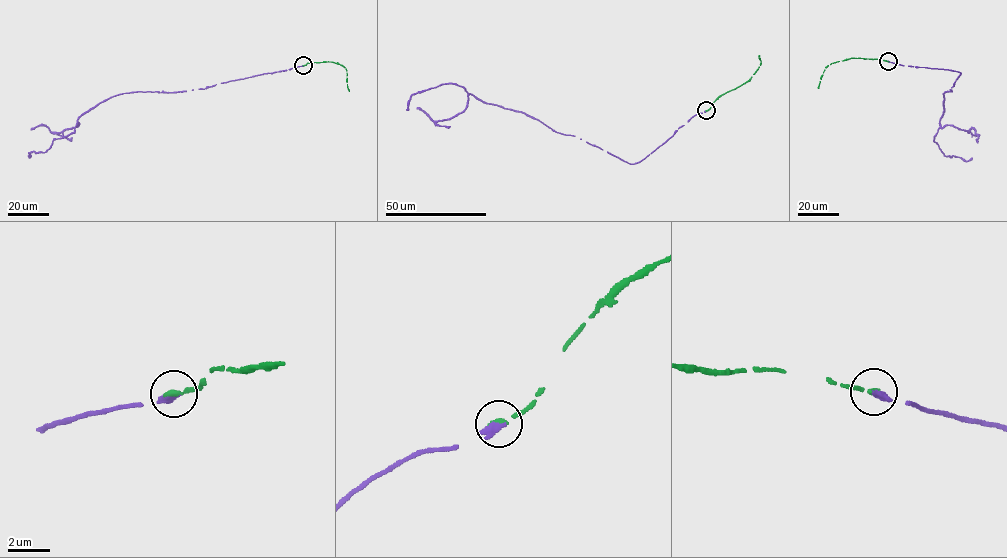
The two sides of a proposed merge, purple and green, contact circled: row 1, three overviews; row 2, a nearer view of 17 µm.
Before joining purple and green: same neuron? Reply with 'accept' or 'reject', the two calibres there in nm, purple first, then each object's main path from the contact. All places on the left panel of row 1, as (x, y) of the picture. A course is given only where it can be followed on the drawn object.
accept; 380 nm thick on the purple side, 240 nm on the other; purple runs (304, 65), (205, 88), (110, 97), (79, 117), (74, 132), (55, 138), (45, 152), (29, 154); green runs (304, 65), (332, 61), (343, 65), (349, 91)

